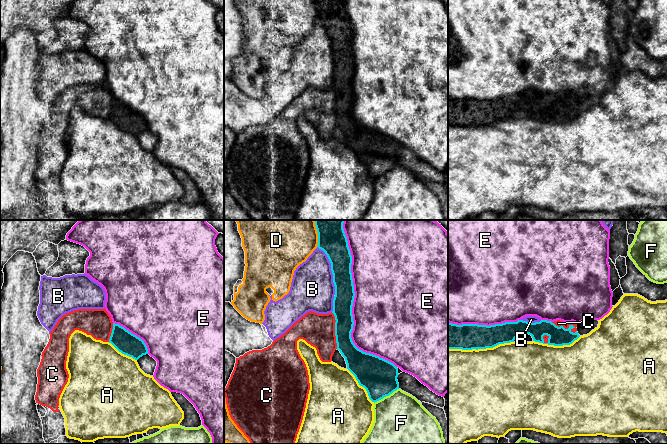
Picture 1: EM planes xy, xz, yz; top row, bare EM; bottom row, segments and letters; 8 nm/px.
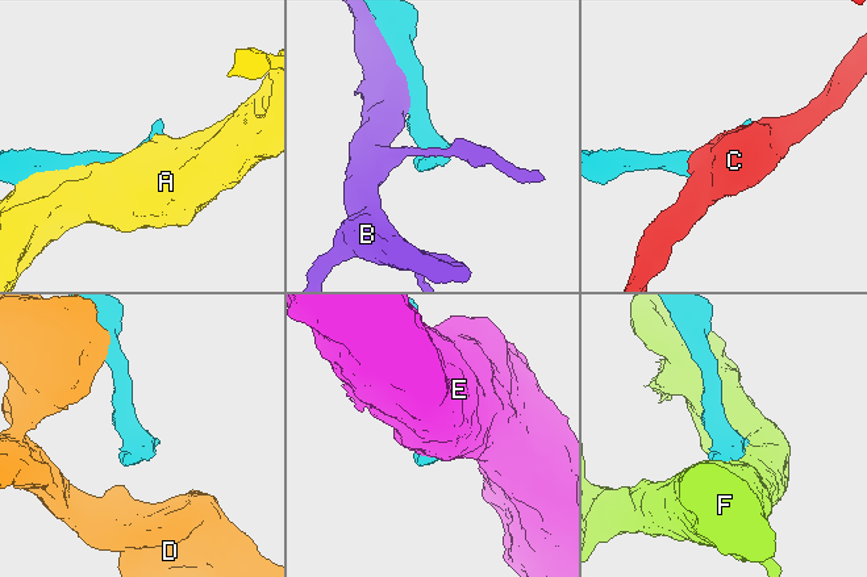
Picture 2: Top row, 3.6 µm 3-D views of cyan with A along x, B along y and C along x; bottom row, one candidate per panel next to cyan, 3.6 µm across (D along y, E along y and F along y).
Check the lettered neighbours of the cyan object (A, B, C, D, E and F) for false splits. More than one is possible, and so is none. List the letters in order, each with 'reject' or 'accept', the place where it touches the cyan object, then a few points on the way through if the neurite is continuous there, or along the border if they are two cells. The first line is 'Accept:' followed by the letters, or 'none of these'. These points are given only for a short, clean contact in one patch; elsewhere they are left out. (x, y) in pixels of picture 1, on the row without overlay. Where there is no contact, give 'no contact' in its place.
Accept: none of these
A: reject; contact yz (480, 124)
B: reject; contact xz (331, 46)
C: reject; contact yz (568, 104); border yz (551, 98), (565, 104), (572, 101), (571, 106), (576, 107)
D: reject; contact xz (318, 11)
E: reject; contact xz (352, 81)
F: reject; contact xz (386, 171)

